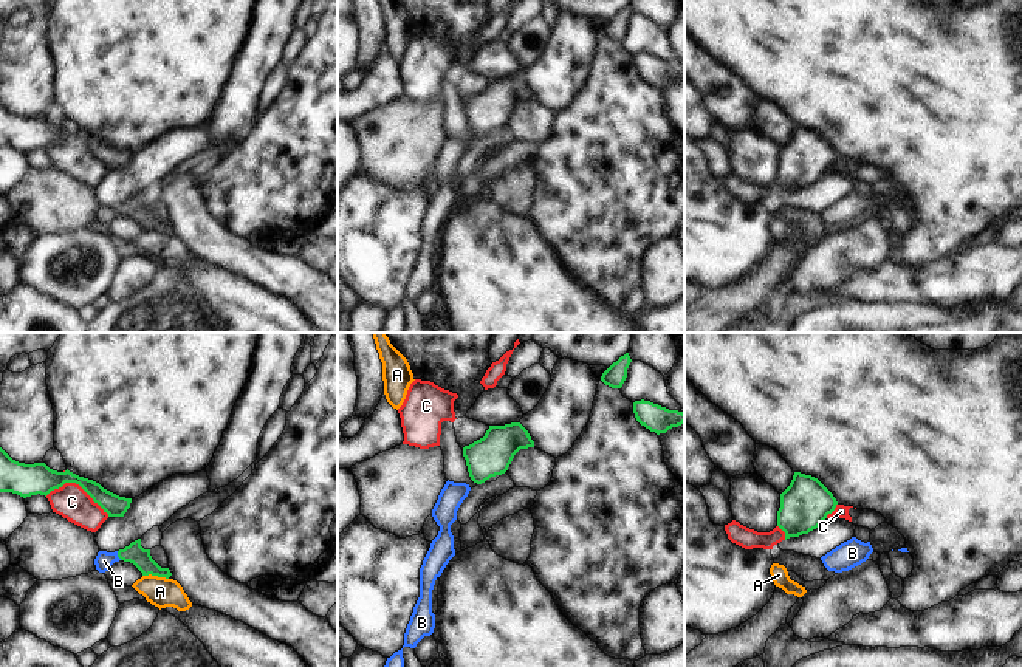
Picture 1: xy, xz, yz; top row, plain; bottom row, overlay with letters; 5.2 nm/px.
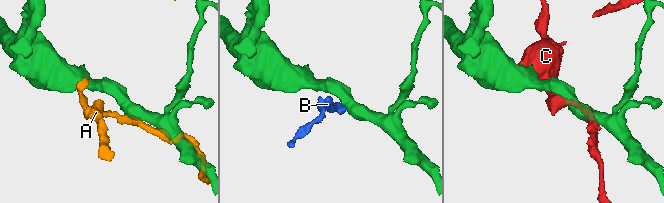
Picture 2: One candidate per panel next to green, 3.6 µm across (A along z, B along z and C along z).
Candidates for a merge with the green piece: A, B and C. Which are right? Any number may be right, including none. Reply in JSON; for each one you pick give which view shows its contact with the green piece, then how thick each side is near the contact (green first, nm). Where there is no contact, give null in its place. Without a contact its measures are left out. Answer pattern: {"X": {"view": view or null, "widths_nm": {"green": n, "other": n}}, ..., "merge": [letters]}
{"B": {"view": "xy", "widths_nm": {"green": 100, "other": 90}}, "merge": ["B"]}

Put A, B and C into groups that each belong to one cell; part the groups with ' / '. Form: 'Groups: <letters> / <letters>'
Groups: A / B / C.

